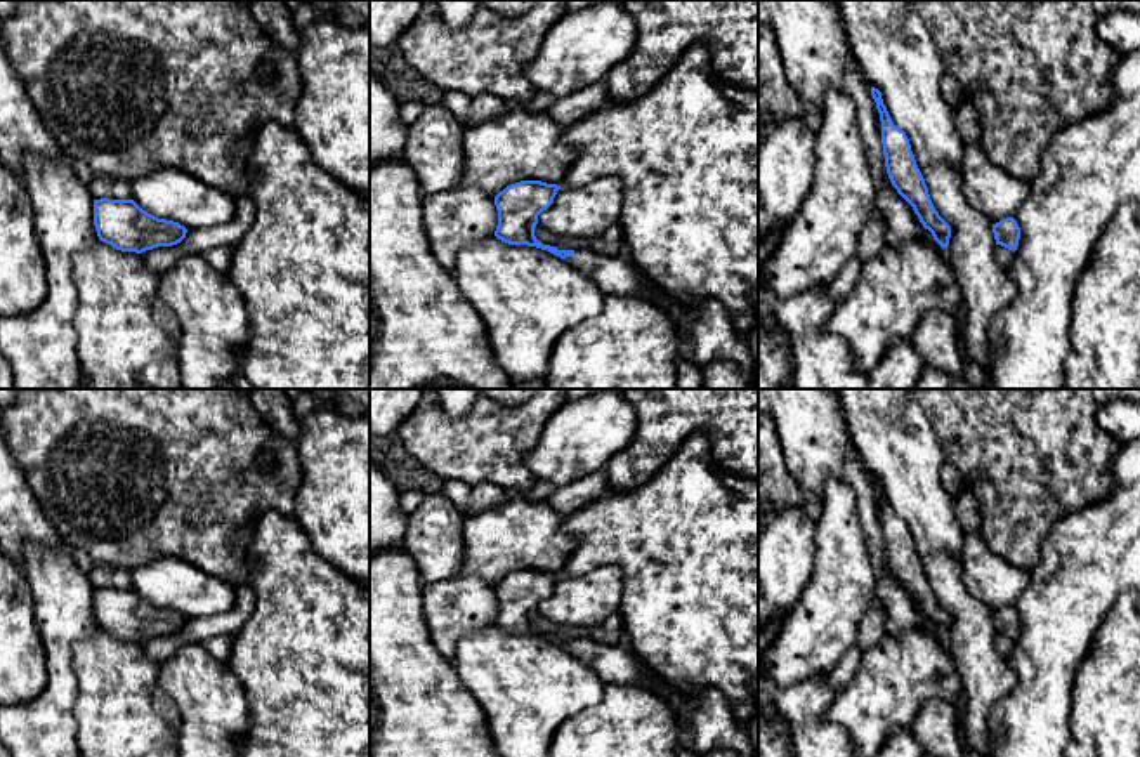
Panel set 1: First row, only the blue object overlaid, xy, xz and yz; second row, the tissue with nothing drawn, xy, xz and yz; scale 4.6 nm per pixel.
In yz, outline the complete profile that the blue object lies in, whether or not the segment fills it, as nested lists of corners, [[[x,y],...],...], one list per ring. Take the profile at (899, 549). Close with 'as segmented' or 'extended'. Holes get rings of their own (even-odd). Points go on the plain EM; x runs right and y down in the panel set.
[[[871,476],[871,484],[876,491],[881,510],[881,533],[885,543],[885,556],[892,575],[913,596],[920,611],[928,618],[934,629],[947,637],[951,627],[951,615],[935,599],[925,568],[916,554],[909,528],[904,519],[894,514],[881,481]]] | as segmented

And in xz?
[[[521,569],[495,585],[498,615],[495,625],[508,634],[527,634],[547,639],[588,665],[604,684],[645,686],[661,694],[652,672],[628,644],[602,644],[588,637],[559,639],[534,625],[538,604],[547,599],[560,575],[541,569]]] | extended

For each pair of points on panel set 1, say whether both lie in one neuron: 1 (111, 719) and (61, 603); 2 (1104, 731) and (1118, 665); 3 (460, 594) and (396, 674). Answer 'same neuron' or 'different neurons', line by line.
1: different neurons
2: same neuron
3: different neurons

